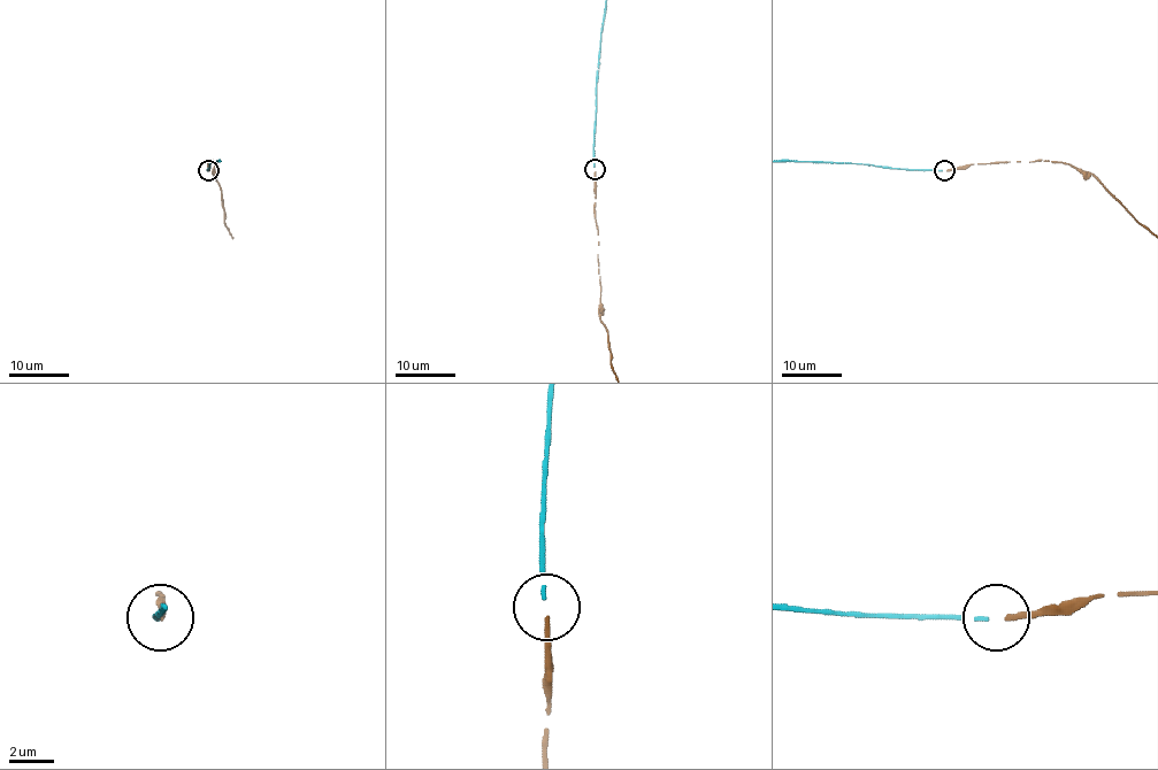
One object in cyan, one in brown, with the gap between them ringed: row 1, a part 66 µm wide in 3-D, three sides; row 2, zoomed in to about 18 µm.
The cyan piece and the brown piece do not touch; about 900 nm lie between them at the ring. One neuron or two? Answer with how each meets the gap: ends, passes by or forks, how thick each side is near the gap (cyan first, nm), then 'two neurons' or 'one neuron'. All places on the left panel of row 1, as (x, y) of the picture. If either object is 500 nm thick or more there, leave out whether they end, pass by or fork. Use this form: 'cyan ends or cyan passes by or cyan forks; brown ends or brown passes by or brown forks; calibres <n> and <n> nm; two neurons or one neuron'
cyan ends; brown ends; calibres 140 and 180 nm; one neuron

